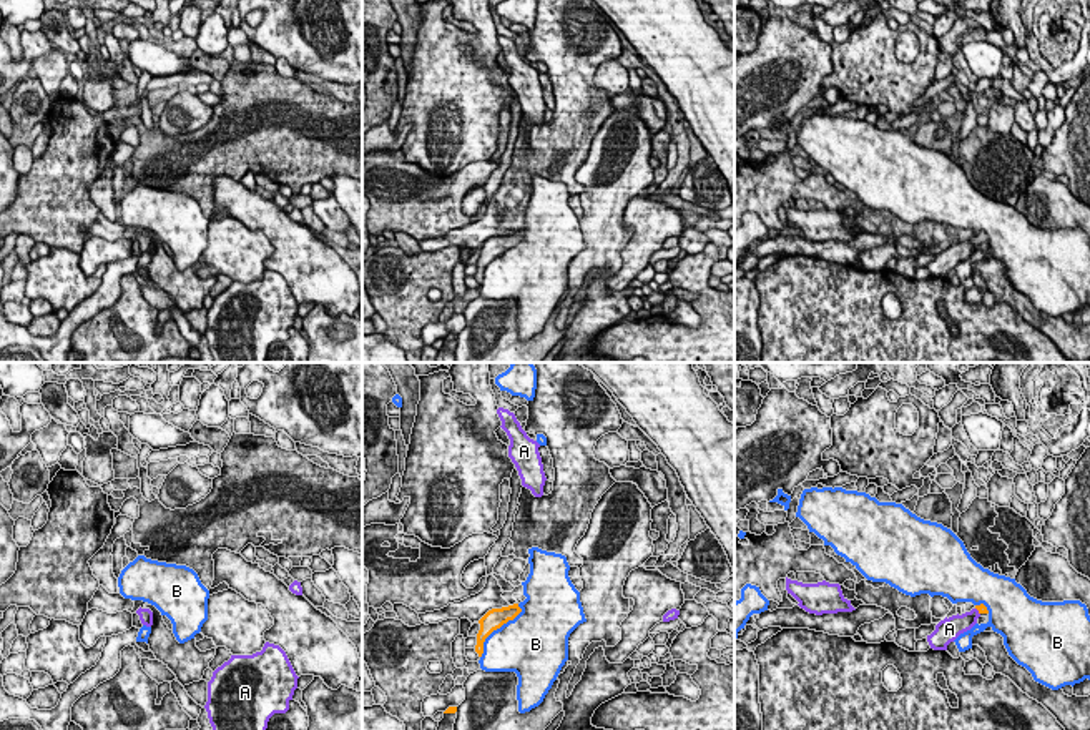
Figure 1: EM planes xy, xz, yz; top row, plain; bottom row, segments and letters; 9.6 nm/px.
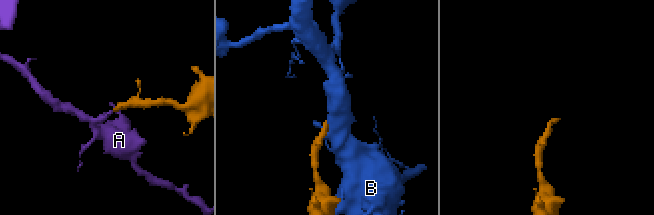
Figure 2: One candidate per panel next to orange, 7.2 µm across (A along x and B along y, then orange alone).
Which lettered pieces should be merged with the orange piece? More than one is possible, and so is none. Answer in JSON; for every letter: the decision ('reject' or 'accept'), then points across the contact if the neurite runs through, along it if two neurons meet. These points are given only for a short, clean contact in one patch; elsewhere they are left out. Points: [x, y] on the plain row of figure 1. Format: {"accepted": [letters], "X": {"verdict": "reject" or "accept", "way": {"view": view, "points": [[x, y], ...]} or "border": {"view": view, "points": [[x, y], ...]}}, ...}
{"accepted": ["A"], "A": {"verdict": "accept", "way": {"view": "yz", "points": [[982, 236], [977, 236], [964, 250], [957, 251]]}}, "B": {"verdict": "reject"}}

